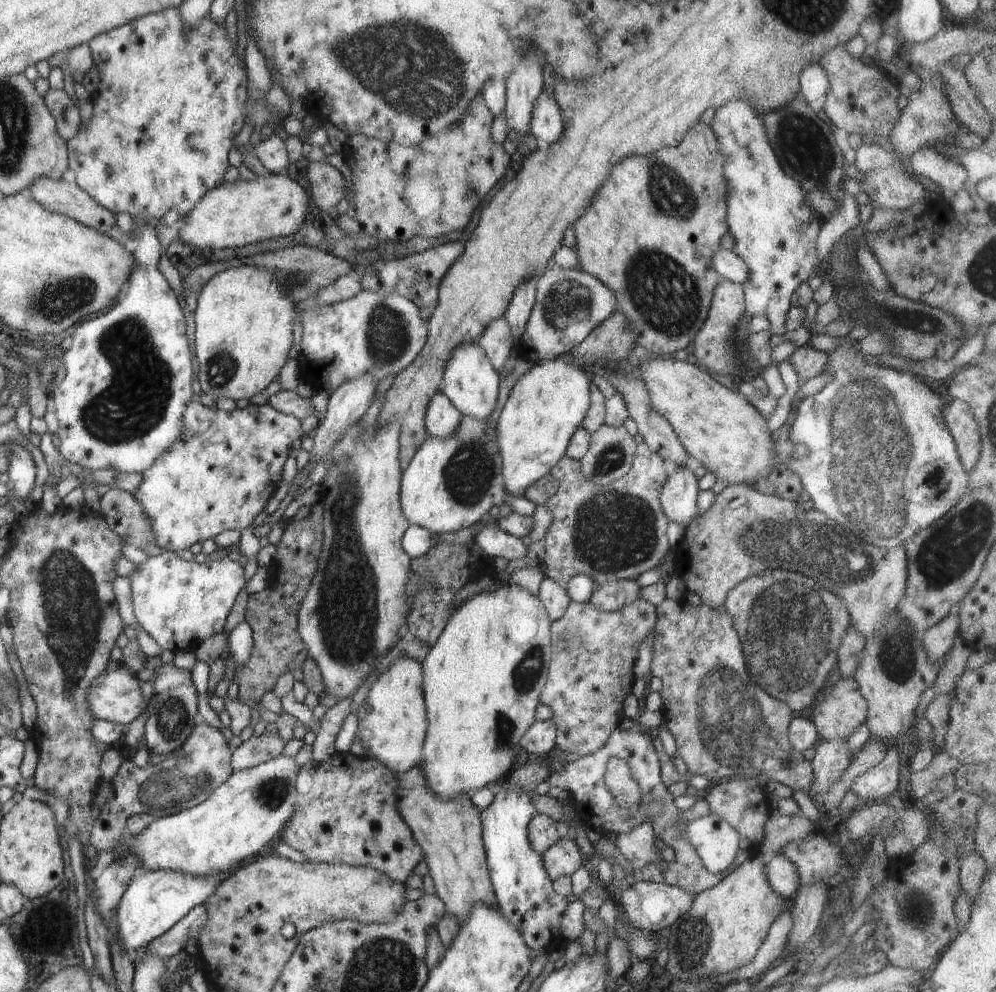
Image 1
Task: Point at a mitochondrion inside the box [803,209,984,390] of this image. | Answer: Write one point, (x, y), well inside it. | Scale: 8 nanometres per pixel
(917, 321)

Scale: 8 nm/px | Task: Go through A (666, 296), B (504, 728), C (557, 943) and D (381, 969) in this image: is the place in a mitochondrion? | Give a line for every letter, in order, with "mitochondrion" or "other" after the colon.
A: mitochondrion
B: mitochondrion
C: other
D: mitochondrion

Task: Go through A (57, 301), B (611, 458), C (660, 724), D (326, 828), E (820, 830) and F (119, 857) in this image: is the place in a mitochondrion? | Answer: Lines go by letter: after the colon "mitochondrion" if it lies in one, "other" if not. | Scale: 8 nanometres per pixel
A: mitochondrion
B: mitochondrion
C: other
D: other
E: other
F: other

